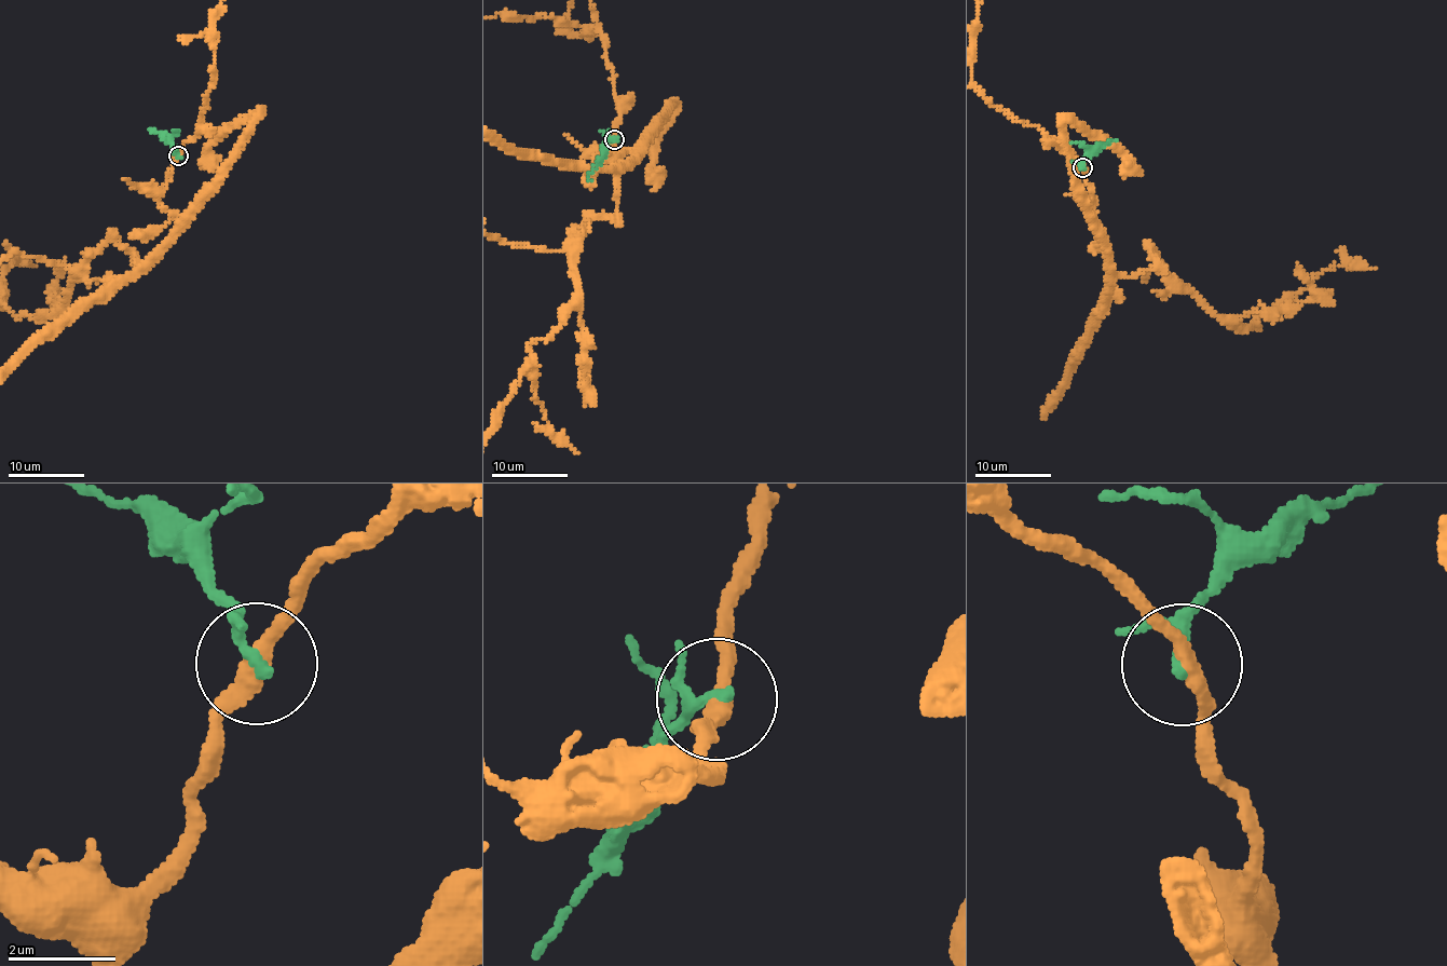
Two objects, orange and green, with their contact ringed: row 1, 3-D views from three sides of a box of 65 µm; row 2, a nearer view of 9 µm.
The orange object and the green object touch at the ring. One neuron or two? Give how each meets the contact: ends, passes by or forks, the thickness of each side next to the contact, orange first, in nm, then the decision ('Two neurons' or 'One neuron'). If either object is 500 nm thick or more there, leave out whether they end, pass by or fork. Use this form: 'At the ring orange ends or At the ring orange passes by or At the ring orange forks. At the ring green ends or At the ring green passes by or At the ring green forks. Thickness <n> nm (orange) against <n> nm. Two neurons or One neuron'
At the ring orange passes by. At the ring green passes by. Thickness 300 nm (orange) against 170 nm. Two neurons

